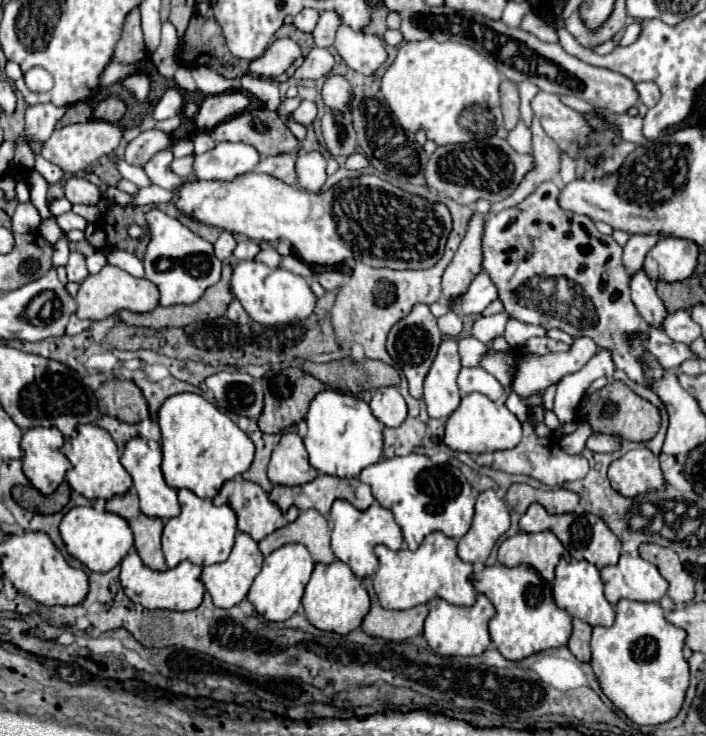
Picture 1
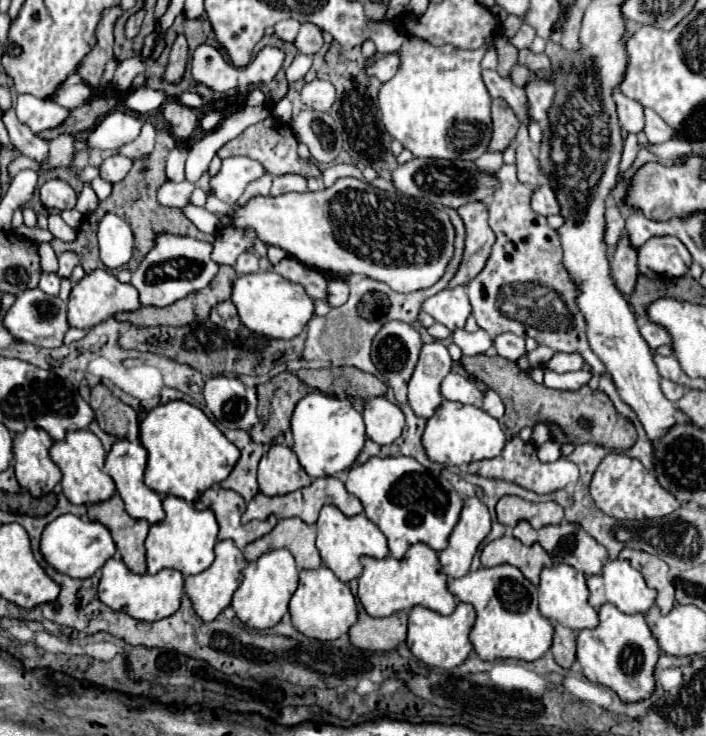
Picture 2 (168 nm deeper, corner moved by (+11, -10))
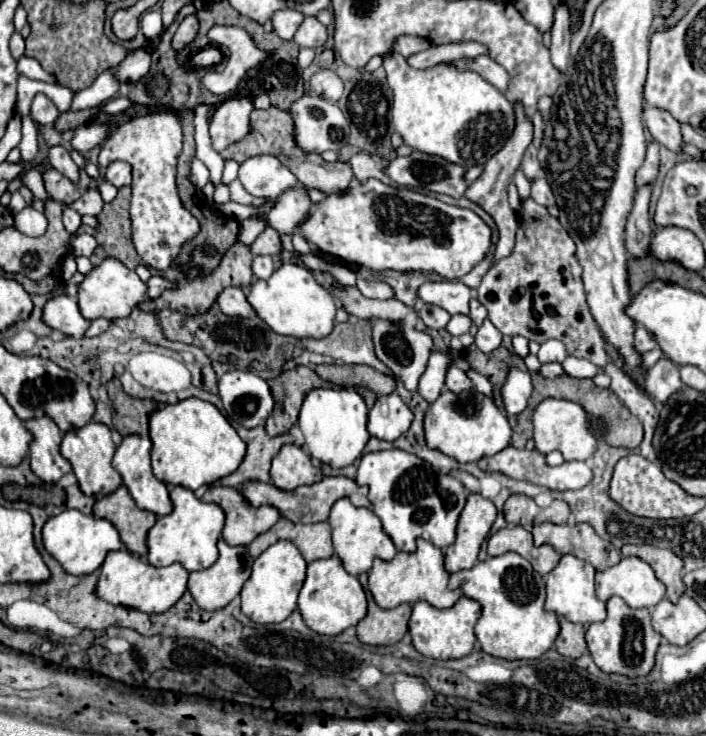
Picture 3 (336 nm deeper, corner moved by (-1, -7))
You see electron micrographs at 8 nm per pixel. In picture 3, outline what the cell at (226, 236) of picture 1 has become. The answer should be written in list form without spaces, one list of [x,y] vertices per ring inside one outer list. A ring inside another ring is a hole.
[[[264,229],[264,233],[260,233],[260,237],[256,237],[256,241],[250,245],[254,255],[276,255],[280,249],[280,239],[274,229]]]

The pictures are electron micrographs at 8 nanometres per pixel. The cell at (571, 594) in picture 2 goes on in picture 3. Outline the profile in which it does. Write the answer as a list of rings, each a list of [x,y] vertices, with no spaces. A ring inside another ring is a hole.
[[[562,555],[556,569],[546,575],[546,609],[580,625],[606,619],[606,603],[602,603],[594,593],[594,569],[586,561],[576,559],[574,555]]]

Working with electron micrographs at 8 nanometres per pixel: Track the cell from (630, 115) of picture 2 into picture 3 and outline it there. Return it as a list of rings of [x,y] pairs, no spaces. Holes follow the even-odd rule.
[[[646,105],[642,111],[642,119],[654,141],[658,141],[660,145],[664,145],[672,151],[678,151],[678,147],[682,143],[680,123],[668,111]]]

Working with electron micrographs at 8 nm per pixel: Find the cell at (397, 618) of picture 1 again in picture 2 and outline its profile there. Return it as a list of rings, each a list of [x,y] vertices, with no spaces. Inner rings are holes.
[[[358,604],[358,622],[350,628],[350,642],[362,650],[388,652],[406,640],[406,612],[396,612],[386,618],[372,618]]]

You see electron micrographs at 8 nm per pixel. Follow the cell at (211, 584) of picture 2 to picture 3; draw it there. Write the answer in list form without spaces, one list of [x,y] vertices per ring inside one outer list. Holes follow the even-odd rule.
[[[224,539],[218,541],[218,551],[220,551],[220,557],[212,567],[208,567],[204,571],[194,571],[194,573],[190,573],[190,579],[188,579],[188,591],[192,593],[194,601],[202,609],[208,609],[208,611],[224,609],[234,597],[240,595],[242,585],[248,581],[248,577],[252,573],[252,563],[254,563],[254,559],[250,557],[246,547],[232,547]]]

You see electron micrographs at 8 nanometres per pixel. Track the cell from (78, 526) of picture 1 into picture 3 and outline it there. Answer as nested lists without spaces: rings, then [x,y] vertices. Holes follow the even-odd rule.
[[[66,509],[56,517],[50,517],[42,531],[44,547],[56,561],[72,575],[88,575],[102,567],[106,555],[110,551],[118,551],[122,547],[120,535],[110,521],[96,519],[93,514],[80,513],[78,509]]]

